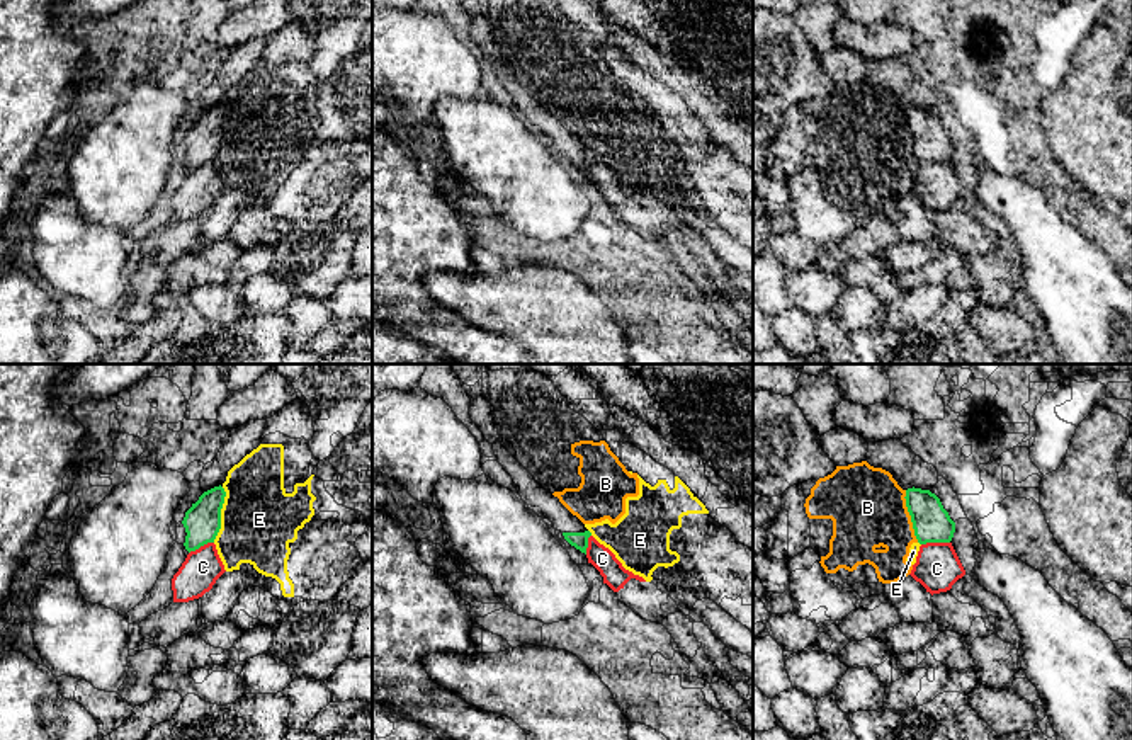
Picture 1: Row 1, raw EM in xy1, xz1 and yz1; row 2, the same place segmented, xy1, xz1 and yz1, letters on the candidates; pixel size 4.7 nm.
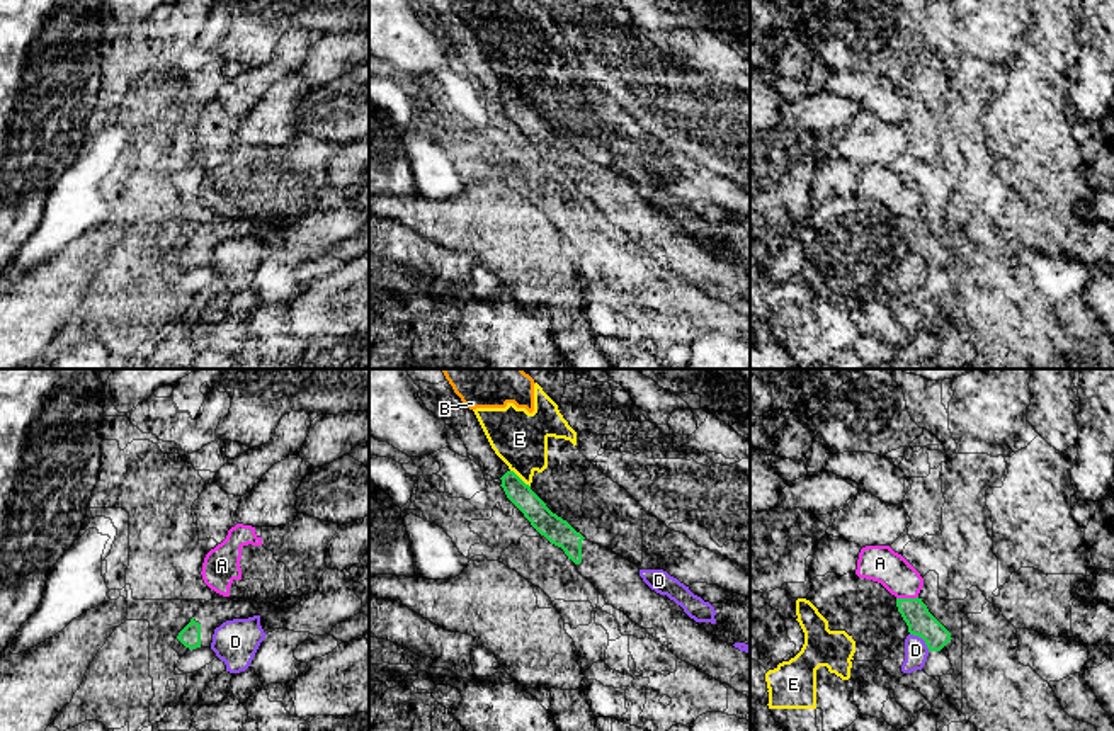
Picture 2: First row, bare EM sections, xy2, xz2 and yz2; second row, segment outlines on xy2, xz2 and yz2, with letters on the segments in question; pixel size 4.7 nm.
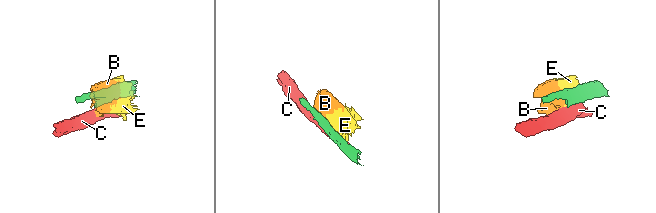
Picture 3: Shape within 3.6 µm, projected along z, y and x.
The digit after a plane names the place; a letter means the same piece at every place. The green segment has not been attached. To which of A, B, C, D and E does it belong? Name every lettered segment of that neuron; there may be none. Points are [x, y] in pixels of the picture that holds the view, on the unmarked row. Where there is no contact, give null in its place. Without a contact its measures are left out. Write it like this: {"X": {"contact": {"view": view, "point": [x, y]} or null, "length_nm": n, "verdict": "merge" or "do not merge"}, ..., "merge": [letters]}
{"A": {"contact": {"view": "yz2", "point": [907, 218]}, "length_nm": 110, "verdict": "do not merge"}, "B": {"contact": {"view": "yz1", "point": [910, 133]}, "length_nm": 260, "verdict": "do not merge"}, "C": {"contact": {"view": "yz1", "point": [935, 160]}, "length_nm": 140, "verdict": "do not merge"}, "D": {"contact": {"view": "yz2", "point": [922, 257]}, "length_nm": 130, "verdict": "do not merge"}, "E": {"contact": {"view": "xy1", "point": [220, 133]}, "length_nm": 260, "verdict": "do not merge"}, "merge": []}

